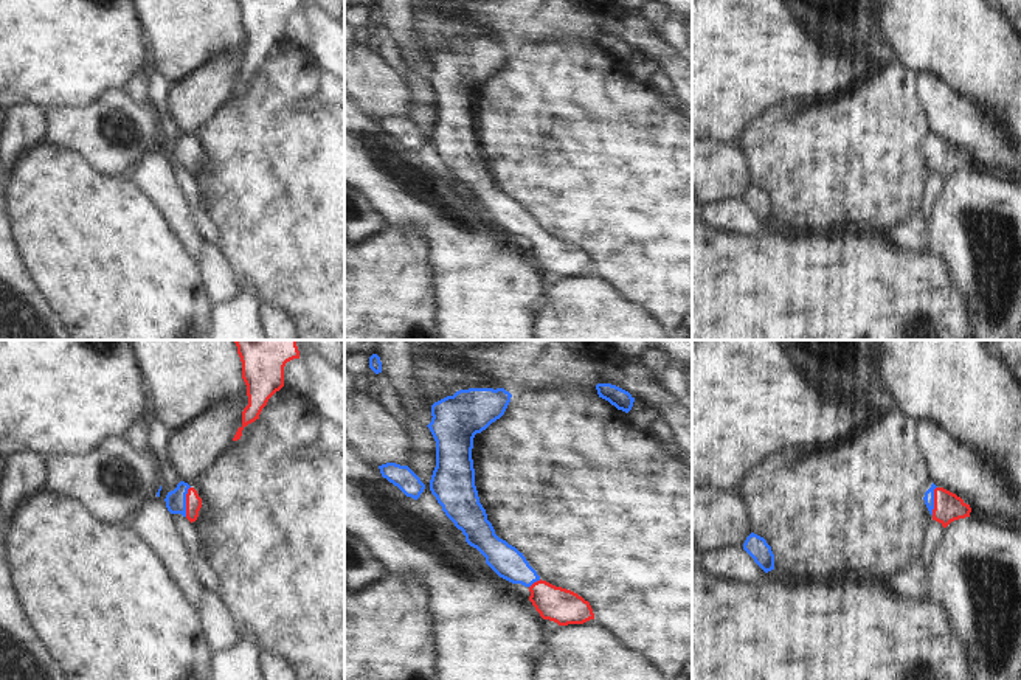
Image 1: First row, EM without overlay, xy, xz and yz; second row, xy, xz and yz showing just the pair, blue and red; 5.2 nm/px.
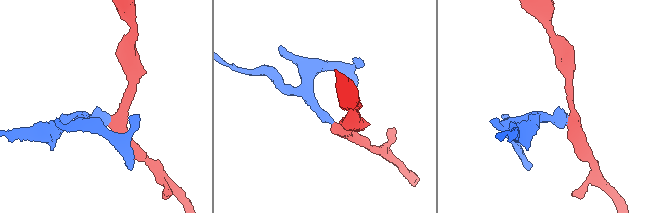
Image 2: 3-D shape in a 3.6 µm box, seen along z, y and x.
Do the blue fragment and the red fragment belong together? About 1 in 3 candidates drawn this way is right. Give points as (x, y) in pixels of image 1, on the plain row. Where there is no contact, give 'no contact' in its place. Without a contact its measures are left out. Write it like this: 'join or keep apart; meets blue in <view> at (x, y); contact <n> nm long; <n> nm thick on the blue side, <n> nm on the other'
join; meets blue in xy at (185, 154); contact 160 nm long; 110 nm thick on the blue side, 80 nm on the other

